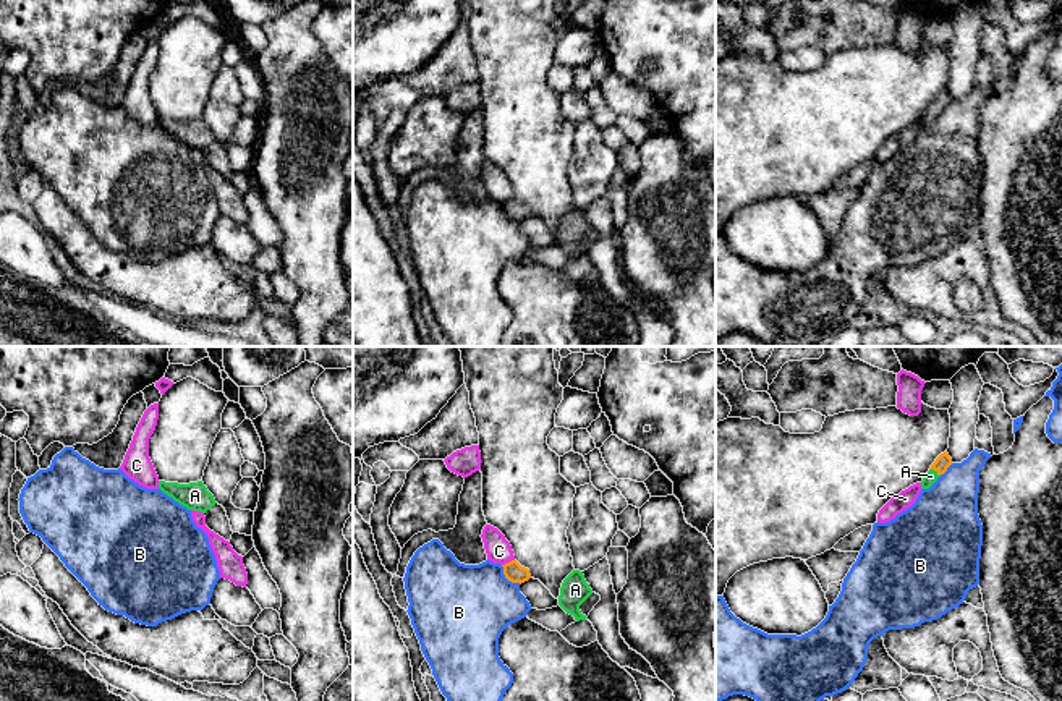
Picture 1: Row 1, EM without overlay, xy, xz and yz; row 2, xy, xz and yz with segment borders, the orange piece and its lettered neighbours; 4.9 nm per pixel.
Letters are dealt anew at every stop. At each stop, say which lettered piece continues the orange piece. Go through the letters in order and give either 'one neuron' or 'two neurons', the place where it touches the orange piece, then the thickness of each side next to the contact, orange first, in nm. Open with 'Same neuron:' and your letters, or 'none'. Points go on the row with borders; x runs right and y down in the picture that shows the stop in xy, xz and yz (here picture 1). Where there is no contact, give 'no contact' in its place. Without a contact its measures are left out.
Same neuron: A
A: one neuron; contact yz (934, 470); calibres 80 and 70 nm
B: two neurons; contact xz (507, 578); calibres 100 and 420 nm
C: two neurons; contact xz (509, 562); calibres 100 and 130 nm

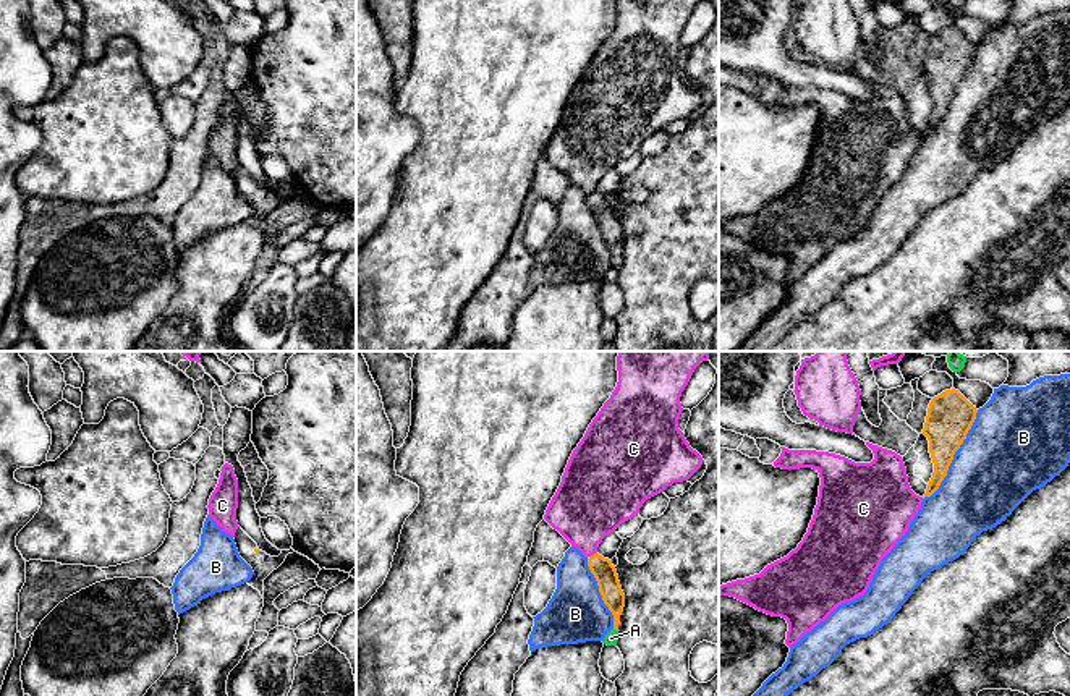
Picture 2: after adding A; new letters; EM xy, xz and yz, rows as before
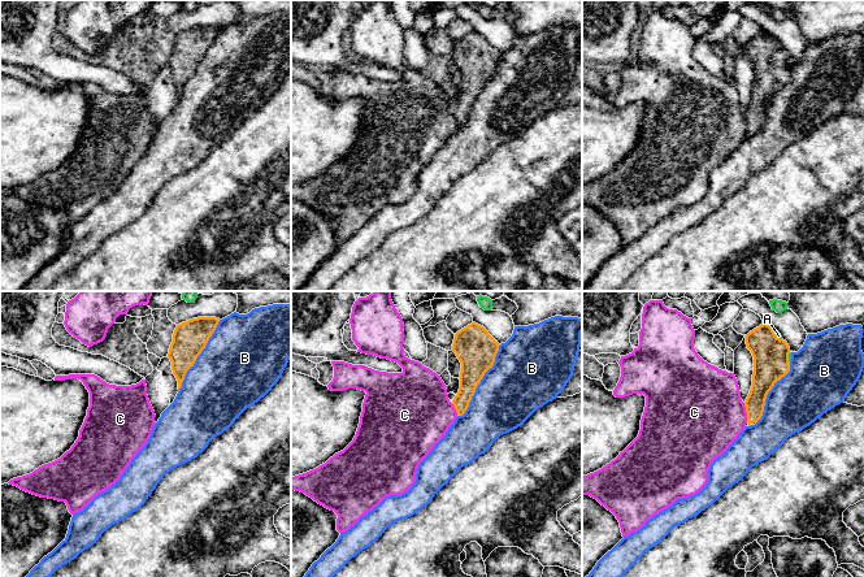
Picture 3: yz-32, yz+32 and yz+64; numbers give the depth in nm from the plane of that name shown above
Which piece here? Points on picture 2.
Same neuron: none
A: two neurons; contact xz (615, 628); calibres 110 and 70 nm
B: two neurons; contact yz (954, 454); calibres 220 and 440 nm
C: two neurons; contact xz (594, 554); calibres 110 and 360 nm

